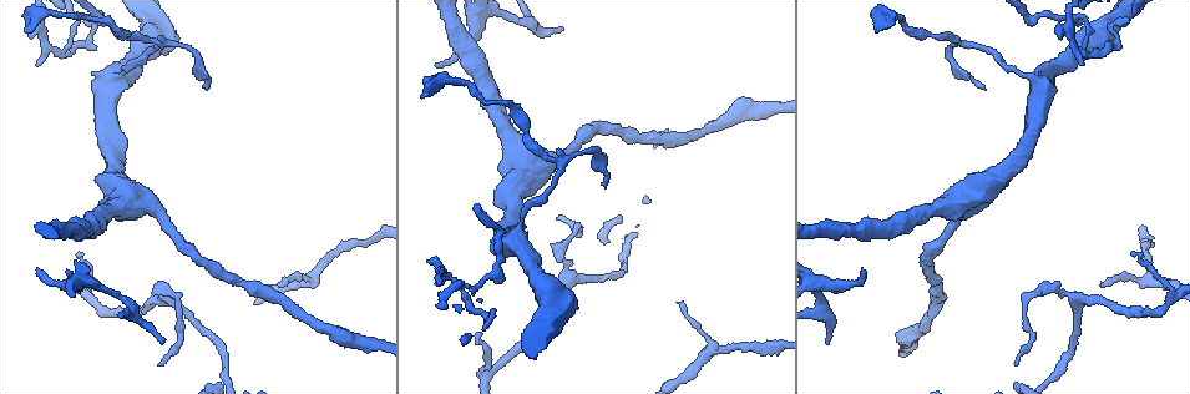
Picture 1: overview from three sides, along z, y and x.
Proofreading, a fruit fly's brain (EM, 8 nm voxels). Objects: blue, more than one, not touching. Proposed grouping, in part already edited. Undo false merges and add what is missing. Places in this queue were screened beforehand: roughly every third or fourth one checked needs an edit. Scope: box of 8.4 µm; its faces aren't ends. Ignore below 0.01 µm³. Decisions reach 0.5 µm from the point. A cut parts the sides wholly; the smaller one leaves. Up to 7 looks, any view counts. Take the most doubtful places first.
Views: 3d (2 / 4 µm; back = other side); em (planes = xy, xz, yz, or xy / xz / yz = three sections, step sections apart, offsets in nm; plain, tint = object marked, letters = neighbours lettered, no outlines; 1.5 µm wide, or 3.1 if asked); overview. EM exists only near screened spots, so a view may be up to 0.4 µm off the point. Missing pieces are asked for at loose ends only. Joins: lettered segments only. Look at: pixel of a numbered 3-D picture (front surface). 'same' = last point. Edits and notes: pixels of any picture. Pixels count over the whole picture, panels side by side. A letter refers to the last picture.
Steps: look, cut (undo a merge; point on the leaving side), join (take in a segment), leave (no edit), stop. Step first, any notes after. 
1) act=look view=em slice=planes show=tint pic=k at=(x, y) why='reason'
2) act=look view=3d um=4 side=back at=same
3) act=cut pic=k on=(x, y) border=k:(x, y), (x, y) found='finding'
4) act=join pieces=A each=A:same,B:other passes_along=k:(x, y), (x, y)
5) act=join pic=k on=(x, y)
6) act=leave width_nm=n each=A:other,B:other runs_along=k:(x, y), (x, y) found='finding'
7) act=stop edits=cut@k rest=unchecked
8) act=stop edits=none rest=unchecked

act=look view=3d um=4 pic=1 at=(561, 26) why='tapers out'

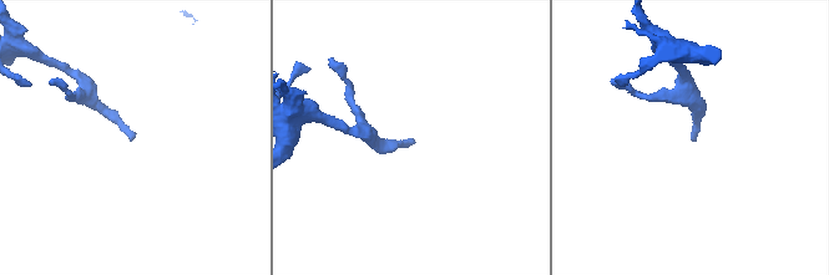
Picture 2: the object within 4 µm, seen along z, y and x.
act=look view=em slice=planes show=letters pic=2 at=(409, 140) why='now the EM'

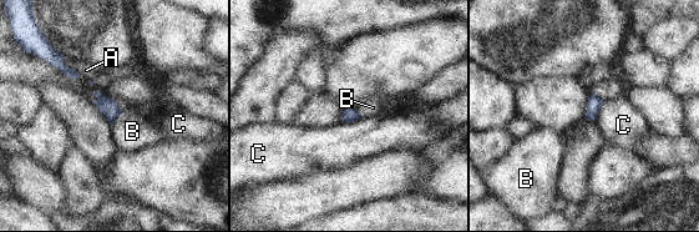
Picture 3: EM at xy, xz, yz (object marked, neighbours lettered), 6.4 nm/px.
act=leave width_nm=90 longest_contact=A:170nm each=A:other,B:other,C:other found='no lettered segment goes on from it'

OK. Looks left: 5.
act=look view=em slice=xz step=8 show=letters pic=1 at=(675, 302) why='tapers out'

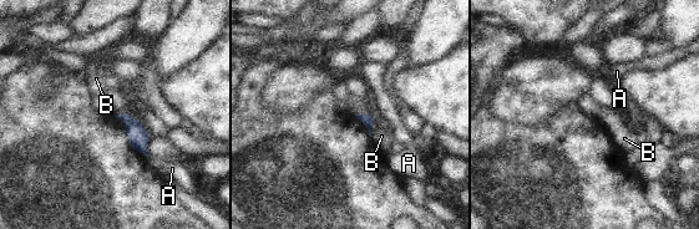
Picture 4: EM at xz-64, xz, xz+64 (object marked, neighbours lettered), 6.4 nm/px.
act=look view=em slice=xy step=4 show=letters at=same why='another direction'

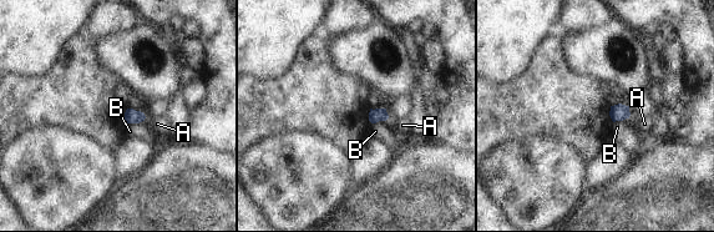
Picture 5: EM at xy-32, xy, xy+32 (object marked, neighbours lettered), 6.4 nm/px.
act=leave each=A:other,B:other found='none of them fits'

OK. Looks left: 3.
act=look view=em slice=xz step=8 show=tint pic=1 at=(56, 50)

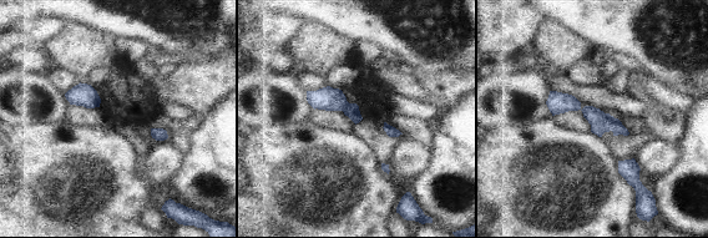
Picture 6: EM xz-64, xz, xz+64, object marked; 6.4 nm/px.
act=look view=em slice=planes show=tint at=same why='another direction'

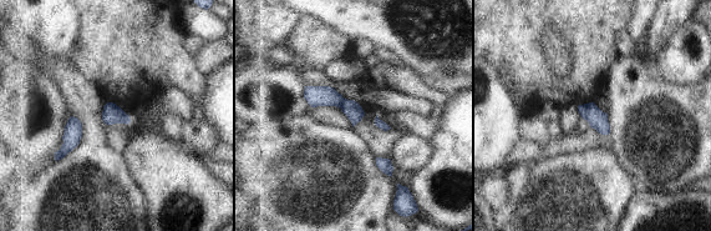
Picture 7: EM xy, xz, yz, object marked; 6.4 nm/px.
act=look view=em slice=planes show=letters at=same

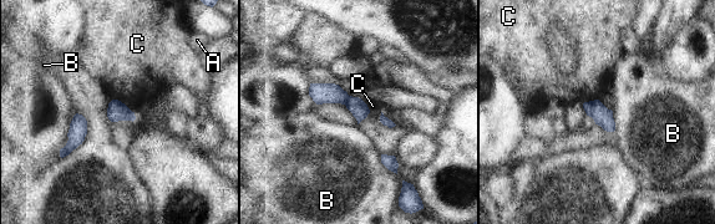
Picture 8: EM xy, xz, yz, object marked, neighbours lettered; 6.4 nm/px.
act=cut pic=8 on=(320, 93) each=A:other,B:other,C:other found='two cells meet here'

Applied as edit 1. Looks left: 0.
act=stop edits=cut@8 rest=unchecked

